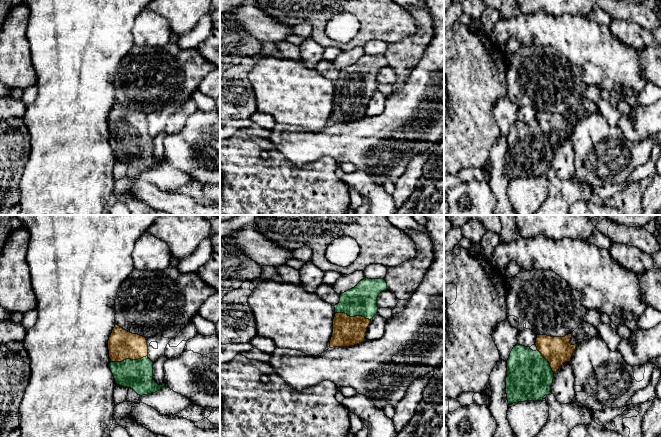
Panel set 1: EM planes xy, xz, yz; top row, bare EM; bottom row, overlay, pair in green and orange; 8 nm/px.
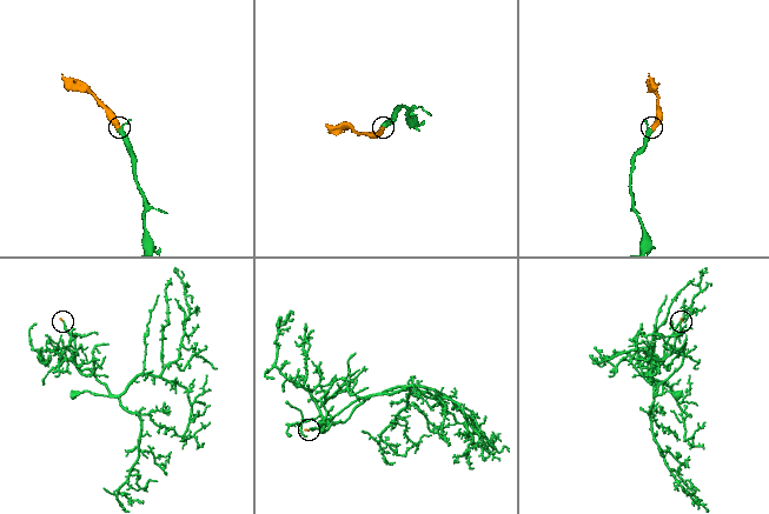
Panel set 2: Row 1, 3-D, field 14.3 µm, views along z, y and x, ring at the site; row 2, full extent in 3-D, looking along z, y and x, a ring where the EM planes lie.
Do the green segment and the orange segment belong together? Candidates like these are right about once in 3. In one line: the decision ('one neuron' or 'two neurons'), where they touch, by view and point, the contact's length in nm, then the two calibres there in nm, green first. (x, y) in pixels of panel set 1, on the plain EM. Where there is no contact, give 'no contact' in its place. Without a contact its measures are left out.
one neuron; meets green in xy at (128, 135); contact 300 nm long; 240 nm thick on the green side, 240 nm on the other

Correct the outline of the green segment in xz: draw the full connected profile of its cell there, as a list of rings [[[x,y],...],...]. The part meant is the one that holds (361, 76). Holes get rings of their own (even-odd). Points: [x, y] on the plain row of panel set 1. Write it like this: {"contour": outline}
{"contour": [[[364,54],[354,64],[342,69],[335,84],[330,124],[349,123],[366,117],[366,107],[377,90],[377,74],[387,66],[384,55]]]}

